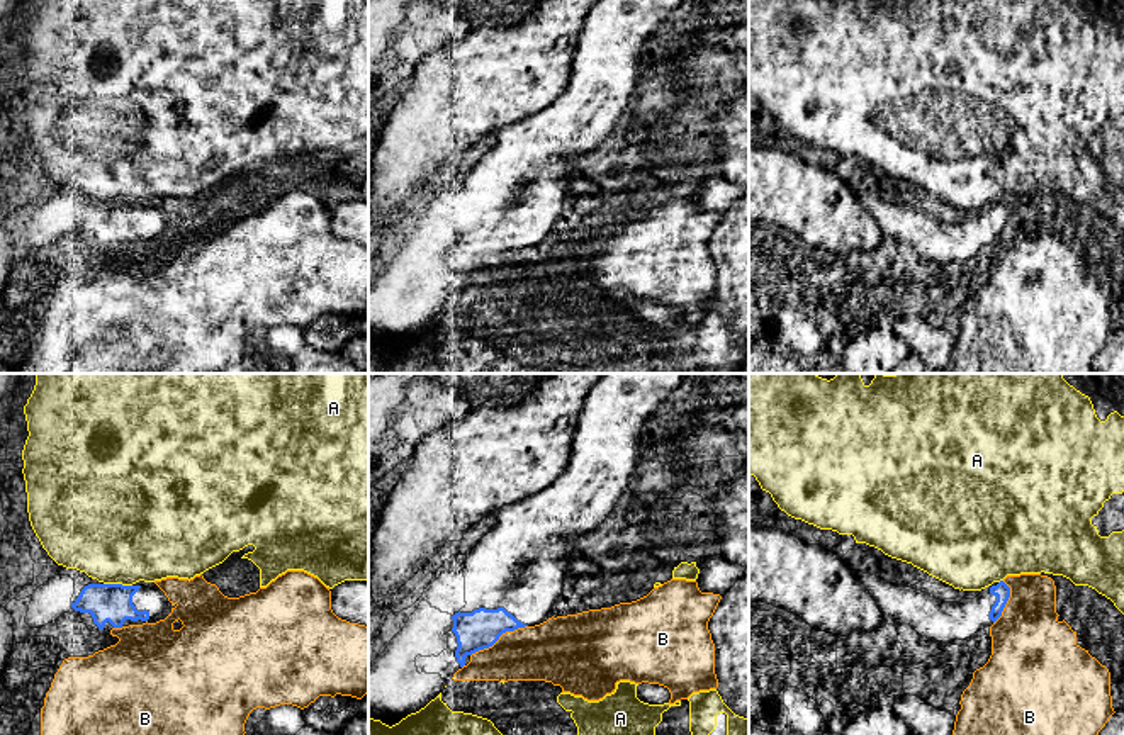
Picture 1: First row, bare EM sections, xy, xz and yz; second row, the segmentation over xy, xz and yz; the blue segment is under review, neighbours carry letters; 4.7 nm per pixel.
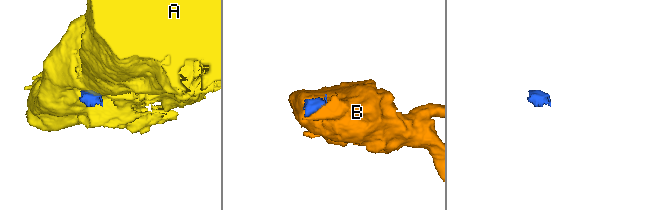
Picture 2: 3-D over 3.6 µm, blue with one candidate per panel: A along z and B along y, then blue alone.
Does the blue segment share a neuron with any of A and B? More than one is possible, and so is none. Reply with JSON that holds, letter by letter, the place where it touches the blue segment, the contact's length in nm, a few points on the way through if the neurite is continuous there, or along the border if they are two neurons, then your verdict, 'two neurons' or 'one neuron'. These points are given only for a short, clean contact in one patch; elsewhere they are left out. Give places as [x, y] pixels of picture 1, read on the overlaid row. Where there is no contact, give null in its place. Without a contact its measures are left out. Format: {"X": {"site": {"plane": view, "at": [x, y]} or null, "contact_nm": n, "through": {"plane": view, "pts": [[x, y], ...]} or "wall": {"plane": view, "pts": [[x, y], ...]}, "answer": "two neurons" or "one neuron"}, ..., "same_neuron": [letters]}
{"A": {"site": {"plane": "xy", "at": [118, 584]}, "contact_nm": 140, "wall": {"plane": "xy", "pts": [[104, 583], [131, 586]]}, "answer": "two neurons"}, "B": {"site": {"plane": "xz", "at": [498, 639]}, "contact_nm": 300, "wall": {"plane": "xz", "pts": [[527, 625], [506, 630], [491, 645], [471, 656]]}, "answer": "two neurons"}, "same_neuron": []}

